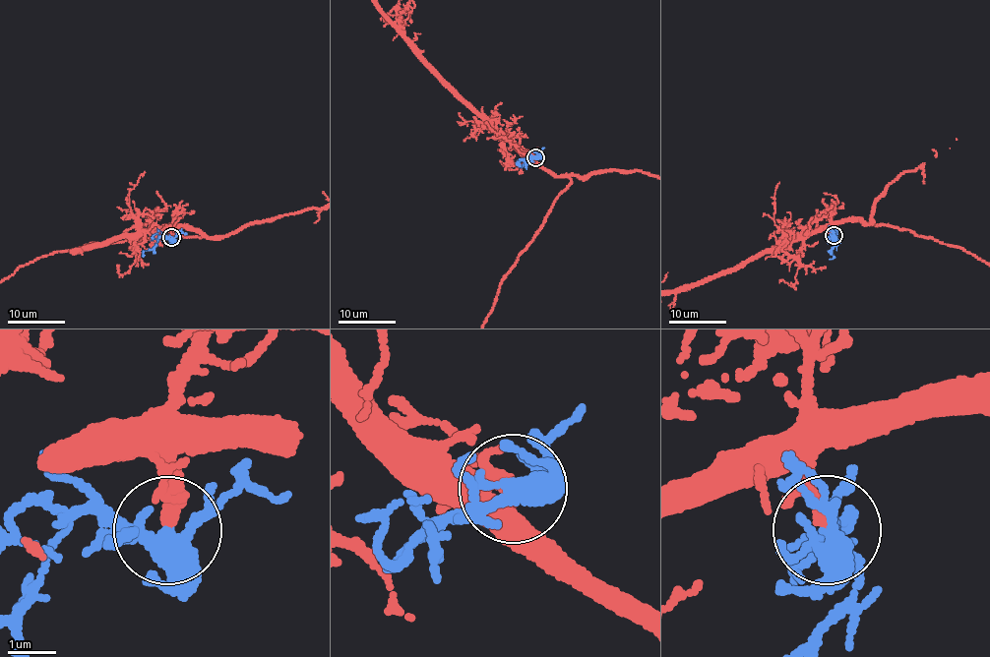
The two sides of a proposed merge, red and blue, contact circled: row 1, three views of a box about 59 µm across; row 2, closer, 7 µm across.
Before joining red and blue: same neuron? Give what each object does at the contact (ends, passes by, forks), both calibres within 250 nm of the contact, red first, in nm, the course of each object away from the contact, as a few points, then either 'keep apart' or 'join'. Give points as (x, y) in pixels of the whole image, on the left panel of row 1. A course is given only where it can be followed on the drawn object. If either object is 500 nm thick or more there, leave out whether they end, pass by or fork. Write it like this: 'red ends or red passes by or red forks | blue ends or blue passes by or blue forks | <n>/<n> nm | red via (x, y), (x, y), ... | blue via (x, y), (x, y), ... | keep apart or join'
red passes by | blue forks | 200/360 nm | red via (171, 238), (172, 229), (177, 226), (200, 231), (202, 236), (89, 244), (46, 255), (23, 266) | blue via (171, 238), (161, 235), (154, 246), (142, 256) | join

